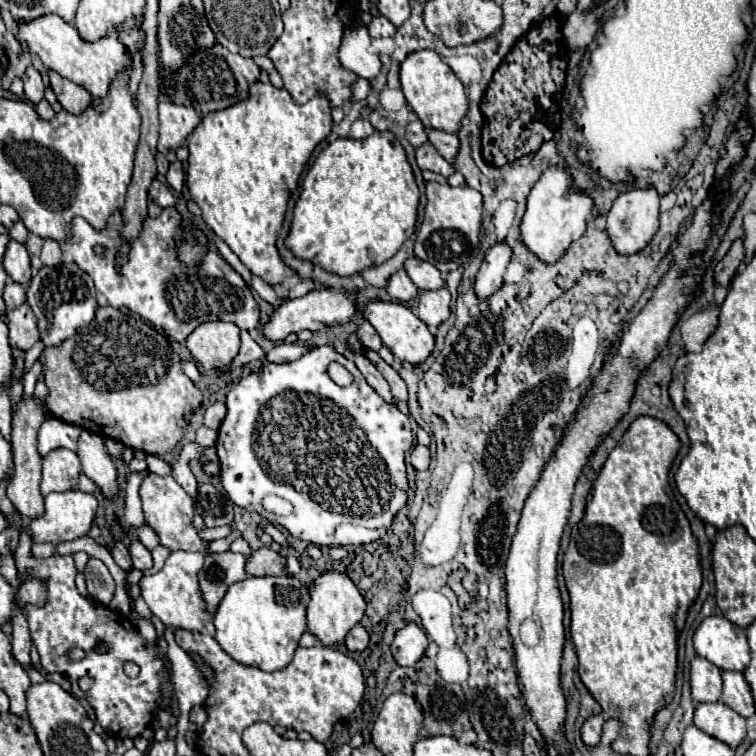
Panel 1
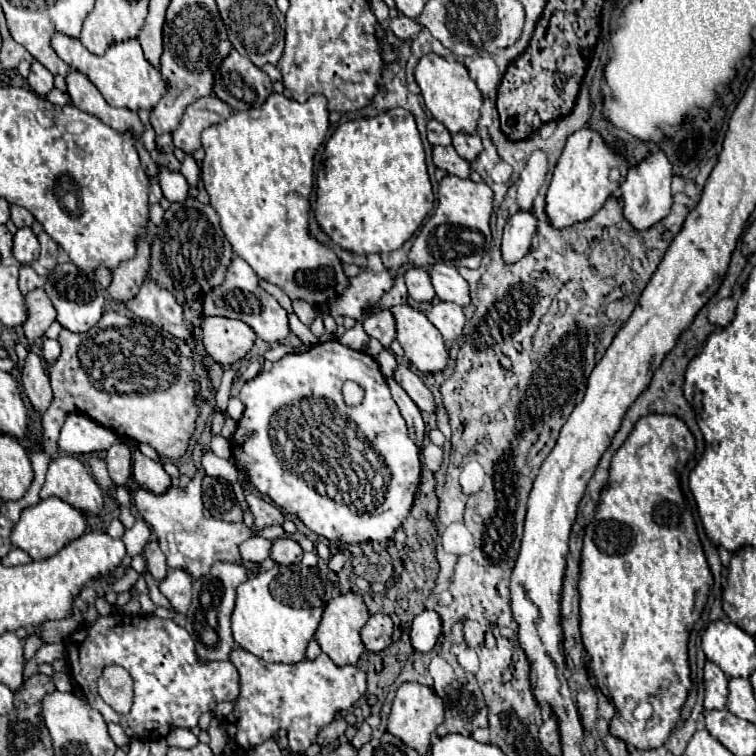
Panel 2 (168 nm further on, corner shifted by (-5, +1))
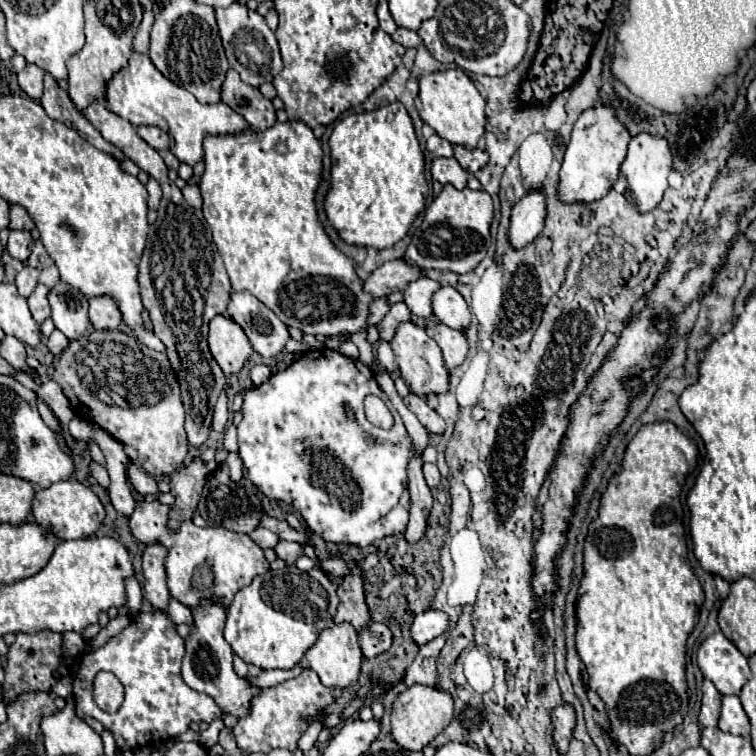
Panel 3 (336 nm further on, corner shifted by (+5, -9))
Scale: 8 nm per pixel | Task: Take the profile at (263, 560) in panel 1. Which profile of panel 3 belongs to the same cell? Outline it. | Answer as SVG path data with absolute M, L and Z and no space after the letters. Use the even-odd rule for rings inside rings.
M281 540L281 542L275 546L275 554L277 554L277 558L281 558L285 564L293 566L295 560L297 560L299 556L303 556L303 550L301 550L301 544L297 544L297 542L283 542L283 540Z

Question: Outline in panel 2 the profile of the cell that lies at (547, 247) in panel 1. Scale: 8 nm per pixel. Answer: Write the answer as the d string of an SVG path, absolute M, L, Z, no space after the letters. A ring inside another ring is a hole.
M585 126L585 128L577 130L575 134L571 134L565 144L565 150L555 166L553 180L551 180L549 192L547 192L545 212L551 220L551 224L555 228L567 228L575 222L591 218L603 206L603 202L611 196L611 192L615 192L615 188L625 178L627 170L629 170L627 158L623 154L619 154L615 148L611 148L597 130ZM613 166L619 166L619 172L621 172L619 182L609 180L609 172Z

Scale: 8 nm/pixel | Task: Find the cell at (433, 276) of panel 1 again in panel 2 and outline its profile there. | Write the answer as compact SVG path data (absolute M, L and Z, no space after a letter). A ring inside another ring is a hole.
M435 264L429 270L429 276L433 280L435 292L439 300L443 302L455 302L459 306L469 306L471 296L469 296L469 284L465 278L457 272L457 268L447 266L447 264Z

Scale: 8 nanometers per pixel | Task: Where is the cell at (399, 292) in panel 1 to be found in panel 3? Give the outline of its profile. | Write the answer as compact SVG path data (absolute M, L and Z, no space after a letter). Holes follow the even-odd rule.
M419 278L415 282L409 282L407 288L403 290L403 300L407 304L407 308L421 318L431 316L431 296L433 292L439 288L439 282L433 282L429 278Z

